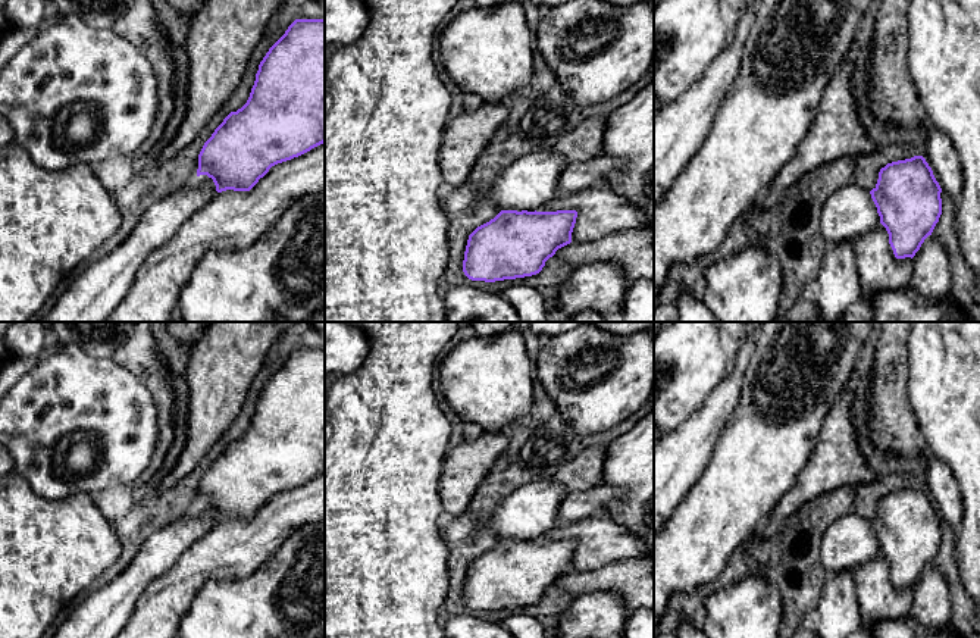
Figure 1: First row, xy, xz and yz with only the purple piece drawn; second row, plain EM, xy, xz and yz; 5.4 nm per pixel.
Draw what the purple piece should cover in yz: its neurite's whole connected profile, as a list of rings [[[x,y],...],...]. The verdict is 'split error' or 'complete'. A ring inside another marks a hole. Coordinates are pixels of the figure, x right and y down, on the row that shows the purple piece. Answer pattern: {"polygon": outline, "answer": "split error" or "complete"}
{"polygon": [[[923,156],[887,163],[879,172],[871,191],[854,184],[836,190],[821,209],[821,235],[826,245],[848,241],[873,231],[882,223],[889,234],[889,244],[896,259],[914,257],[924,240],[932,235],[942,215],[942,188]]], "answer": "split error"}

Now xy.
{"polygon": [[[295,19],[259,65],[247,103],[231,112],[204,143],[197,176],[213,179],[216,191],[250,191],[269,169],[325,143],[325,19]]], "answer": "complete"}

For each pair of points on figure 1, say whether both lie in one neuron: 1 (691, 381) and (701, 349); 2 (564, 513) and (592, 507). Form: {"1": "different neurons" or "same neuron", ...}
{"1": "same neuron", "2": "same neuron"}

